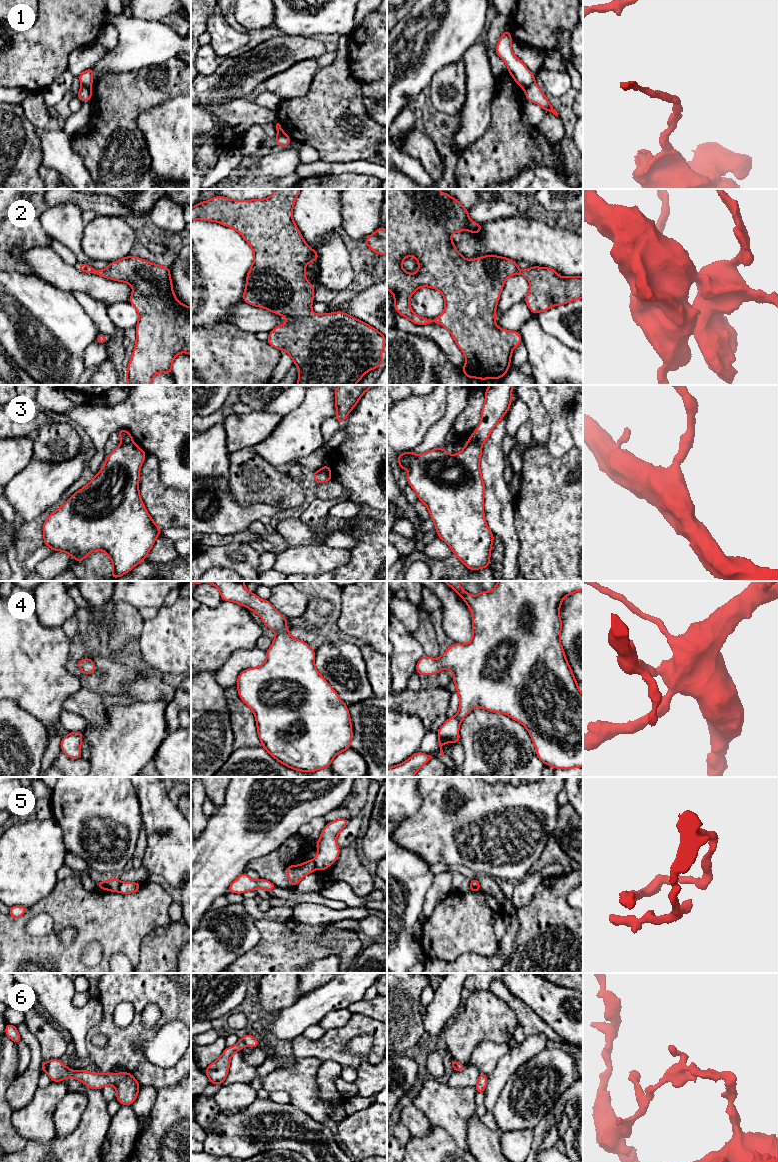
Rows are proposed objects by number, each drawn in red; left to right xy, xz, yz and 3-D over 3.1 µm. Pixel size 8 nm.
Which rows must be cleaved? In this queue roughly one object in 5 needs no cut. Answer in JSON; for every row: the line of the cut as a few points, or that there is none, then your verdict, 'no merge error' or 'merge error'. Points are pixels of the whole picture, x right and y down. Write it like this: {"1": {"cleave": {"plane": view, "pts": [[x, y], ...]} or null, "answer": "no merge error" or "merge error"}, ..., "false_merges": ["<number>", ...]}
{"1": {"cleave": {"plane": "yz", "pts": [[534, 81], [524, 89]]}, "answer": "merge error"}, "2": {"cleave": null, "answer": "no merge error"}, "3": {"cleave": {"plane": "yz", "pts": [[468, 441], [480, 447]]}, "answer": "merge error"}, "4": {"cleave": {"plane": "xy", "pts": [[91, 659], [89, 665], [79, 664]]}, "answer": "merge error"}, "5": {"cleave": {"plane": "xy", "pts": [[121, 882], [117, 891]]}, "answer": "merge error"}, "6": {"cleave": {"plane": "xz", "pts": [[240, 1040], [244, 1044]]}, "answer": "merge error"}, "false_merges": ["1", "3", "4", "5", "6"]}

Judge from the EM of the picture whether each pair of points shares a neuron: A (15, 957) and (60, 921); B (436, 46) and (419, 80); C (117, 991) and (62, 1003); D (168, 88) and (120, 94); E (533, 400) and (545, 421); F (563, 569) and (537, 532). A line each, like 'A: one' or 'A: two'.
A: one
B: one
C: two
D: one
E: one
F: one

